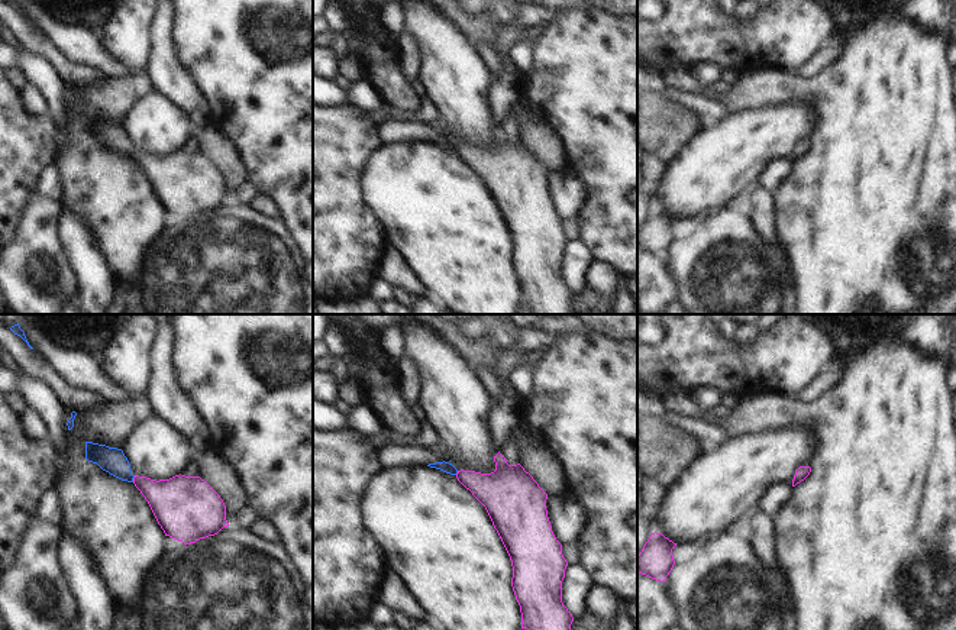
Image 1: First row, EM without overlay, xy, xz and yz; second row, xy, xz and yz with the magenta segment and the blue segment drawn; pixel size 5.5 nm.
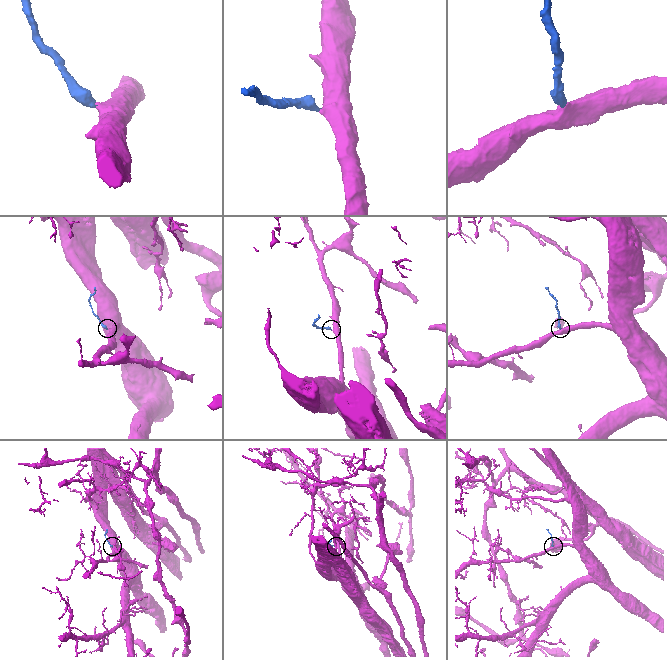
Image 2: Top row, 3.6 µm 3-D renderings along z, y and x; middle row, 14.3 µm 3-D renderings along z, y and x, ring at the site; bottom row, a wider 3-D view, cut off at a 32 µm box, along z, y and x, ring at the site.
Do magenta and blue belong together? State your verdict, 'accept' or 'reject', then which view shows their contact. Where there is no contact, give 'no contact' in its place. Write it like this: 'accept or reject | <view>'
accept | xy

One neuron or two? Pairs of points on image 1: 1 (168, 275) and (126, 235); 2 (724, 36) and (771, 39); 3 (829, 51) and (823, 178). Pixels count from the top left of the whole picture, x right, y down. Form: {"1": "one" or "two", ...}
{"1": "two", "2": "one", "3": "two"}

